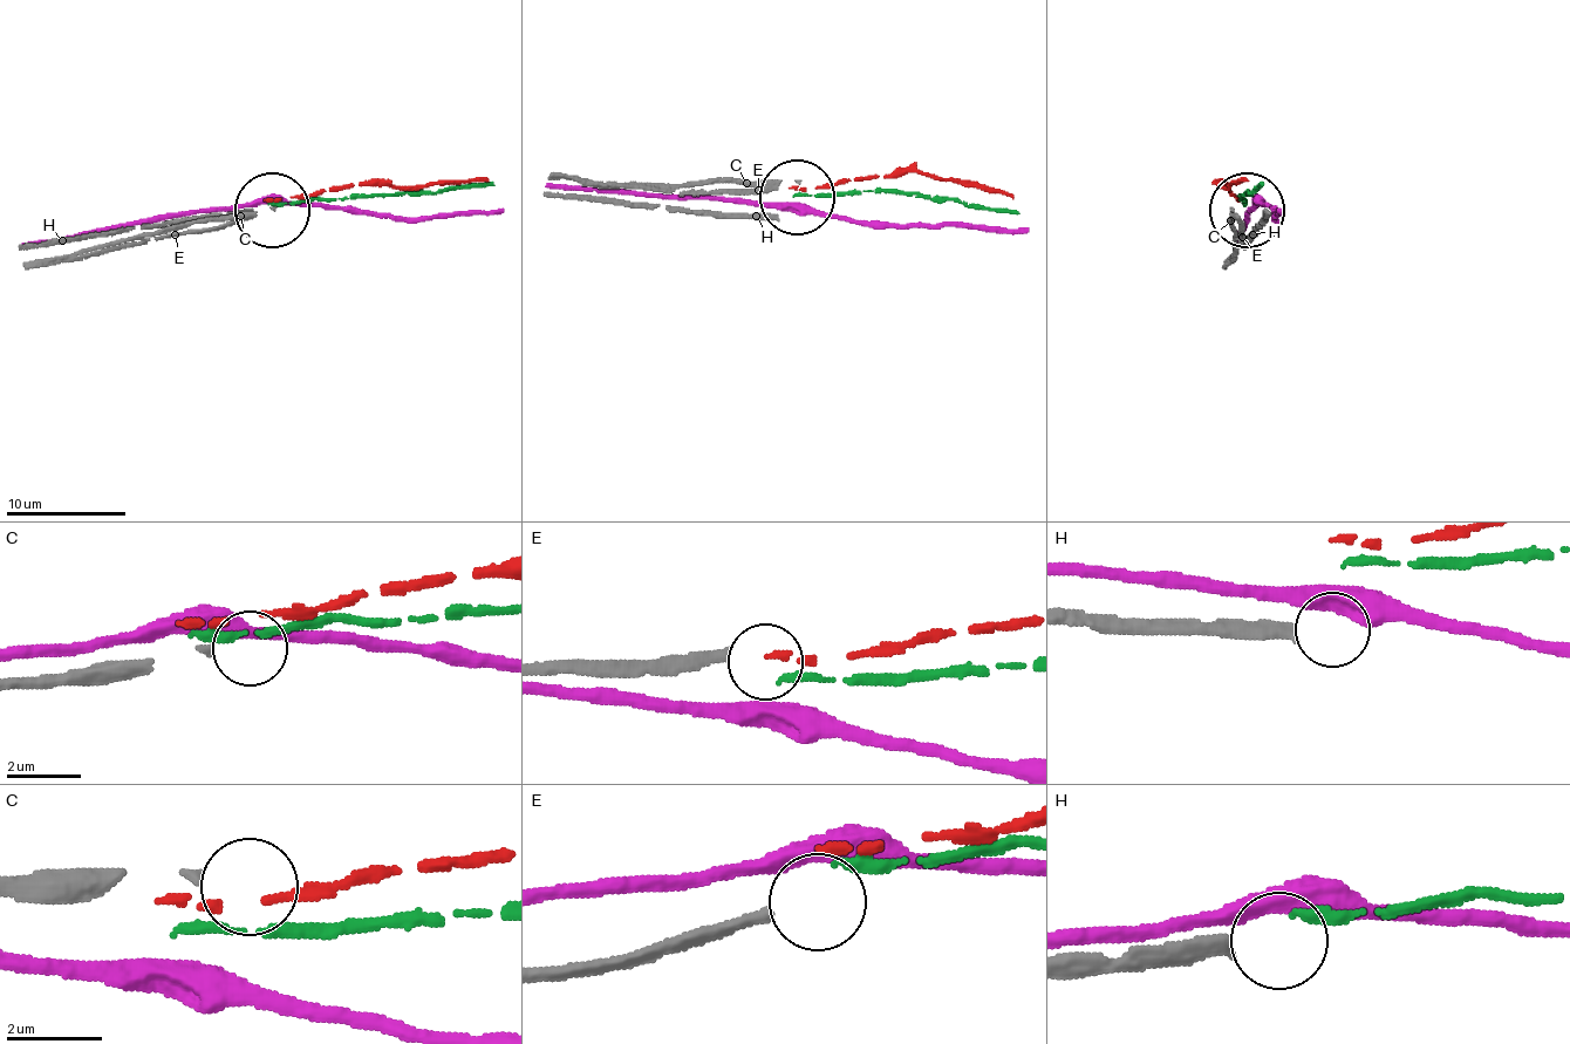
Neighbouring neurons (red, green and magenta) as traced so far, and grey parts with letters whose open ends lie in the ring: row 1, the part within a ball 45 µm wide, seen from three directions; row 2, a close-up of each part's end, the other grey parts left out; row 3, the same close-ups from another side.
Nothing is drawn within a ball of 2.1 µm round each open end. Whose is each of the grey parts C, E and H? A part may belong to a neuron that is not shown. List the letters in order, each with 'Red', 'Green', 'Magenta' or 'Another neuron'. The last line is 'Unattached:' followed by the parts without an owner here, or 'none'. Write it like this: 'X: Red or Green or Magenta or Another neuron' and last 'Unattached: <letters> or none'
C: Another neuron
E: Another neuron
H: Another neuron
Unattached: C, E, H

